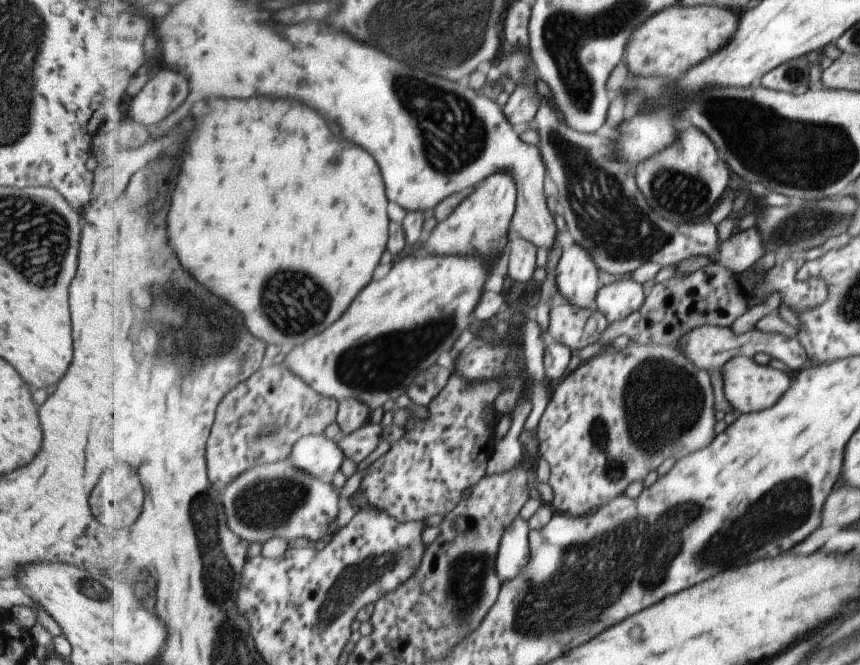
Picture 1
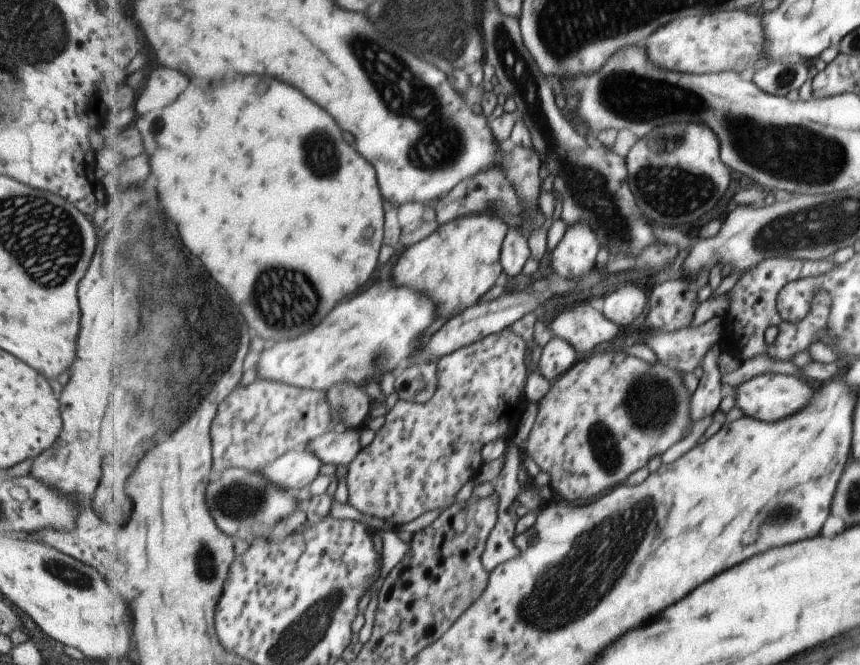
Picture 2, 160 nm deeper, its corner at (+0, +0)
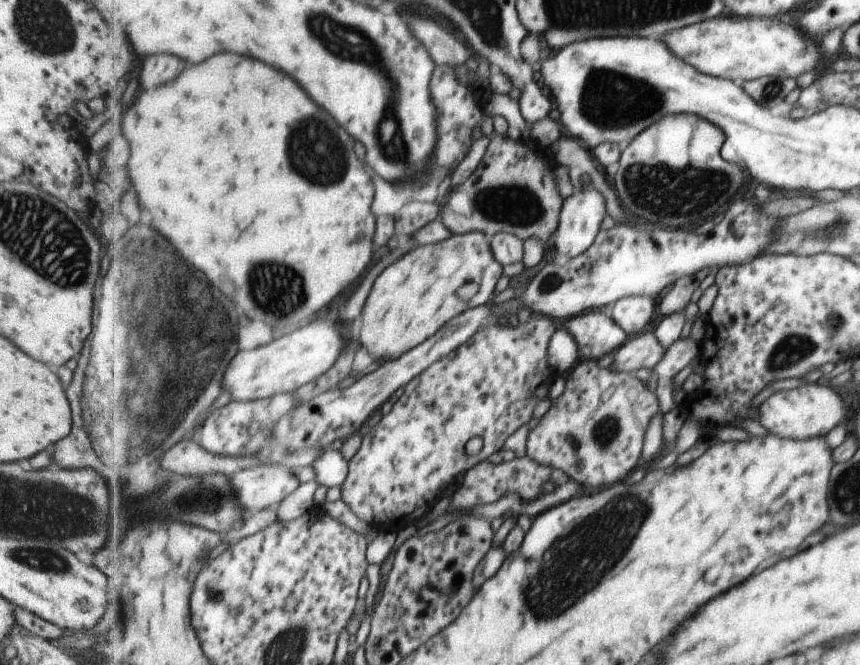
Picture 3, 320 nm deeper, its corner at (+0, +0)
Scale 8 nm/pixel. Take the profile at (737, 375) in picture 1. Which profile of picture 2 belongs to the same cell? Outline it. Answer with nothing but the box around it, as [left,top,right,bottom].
[735,373,814,422]

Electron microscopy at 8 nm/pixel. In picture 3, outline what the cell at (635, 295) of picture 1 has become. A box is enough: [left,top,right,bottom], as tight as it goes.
[612,296,655,334]

